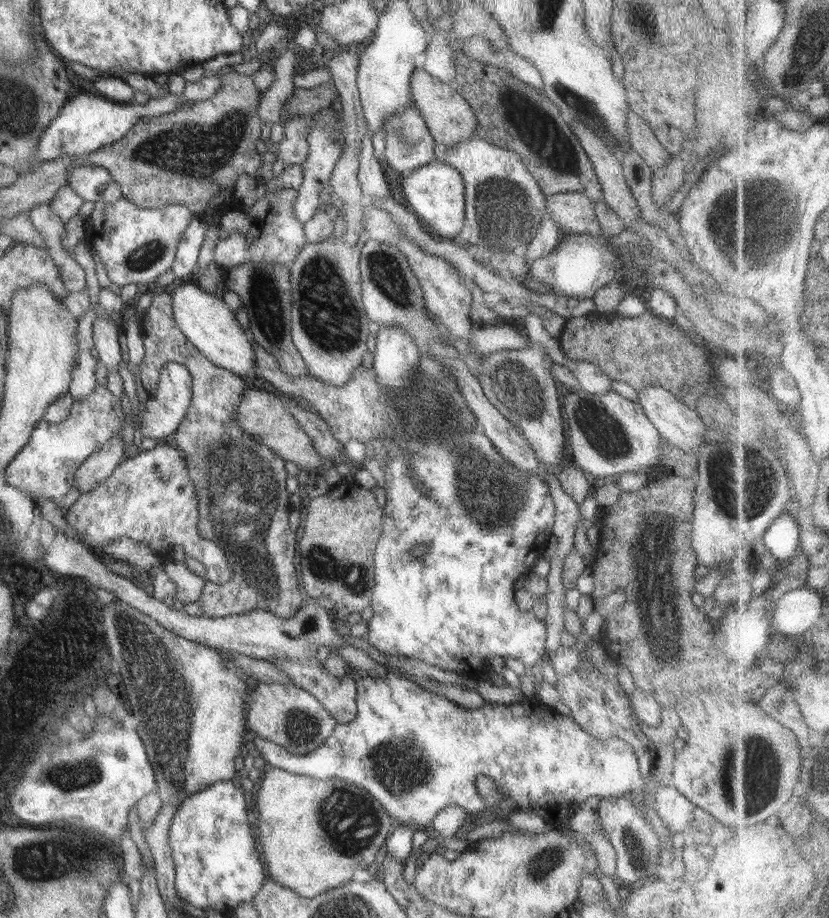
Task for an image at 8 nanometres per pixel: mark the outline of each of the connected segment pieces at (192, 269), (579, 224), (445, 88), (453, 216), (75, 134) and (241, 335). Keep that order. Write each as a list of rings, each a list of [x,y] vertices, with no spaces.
[[[193,216],[190,224],[176,248],[172,270],[176,277],[185,279],[192,273],[196,273],[200,250],[207,238],[209,224],[204,218]]]
[[[558,193],[546,197],[548,215],[562,235],[589,234],[605,238],[596,218],[596,202],[592,199],[582,193]]]
[[[415,68],[410,79],[412,89],[411,98],[416,108],[420,110],[420,116],[424,118],[426,126],[430,130],[434,140],[447,147],[458,145],[466,139],[477,136],[476,127],[480,126],[472,106],[464,101],[462,95],[453,86],[446,85],[441,80],[434,78],[424,68]]]
[[[436,161],[421,166],[402,180],[402,192],[418,218],[424,223],[426,232],[453,240],[465,224],[465,190],[463,178],[452,166]]]
[[[223,74],[216,76],[203,77],[194,83],[187,82],[185,90],[181,96],[167,95],[165,98],[150,99],[144,105],[135,103],[116,103],[104,100],[100,96],[82,92],[76,98],[68,100],[58,111],[58,115],[44,129],[40,135],[40,141],[36,145],[36,158],[38,162],[48,162],[60,157],[76,157],[92,153],[103,146],[118,142],[126,136],[126,133],[136,127],[140,117],[158,117],[177,110],[178,107],[188,102],[206,101],[214,95],[224,81]]]
[[[196,282],[182,283],[171,294],[176,324],[208,361],[239,377],[254,371],[254,348],[250,342],[250,332],[241,327],[222,297],[202,290]]]

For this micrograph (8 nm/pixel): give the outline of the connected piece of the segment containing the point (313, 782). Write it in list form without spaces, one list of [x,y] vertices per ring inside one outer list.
[[[266,764],[255,790],[258,792],[258,824],[254,832],[256,848],[260,852],[268,877],[306,898],[314,898],[352,881],[356,868],[366,870],[374,862],[376,852],[386,842],[396,824],[388,811],[367,790],[340,779],[316,780],[314,777],[290,774]]]

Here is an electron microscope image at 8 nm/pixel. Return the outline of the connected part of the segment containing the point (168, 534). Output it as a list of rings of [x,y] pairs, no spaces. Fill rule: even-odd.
[[[164,441],[152,450],[143,449],[136,456],[124,460],[110,477],[95,486],[94,490],[81,494],[76,503],[67,510],[68,524],[72,528],[76,528],[79,539],[87,542],[93,548],[104,546],[122,536],[132,538],[142,545],[148,545],[154,553],[161,556],[168,556],[177,546],[182,546],[186,558],[192,557],[204,565],[206,583],[224,585],[232,577],[231,565],[226,560],[224,550],[215,542],[202,538],[198,532],[197,489],[190,479],[185,453],[183,450],[168,446]]]

